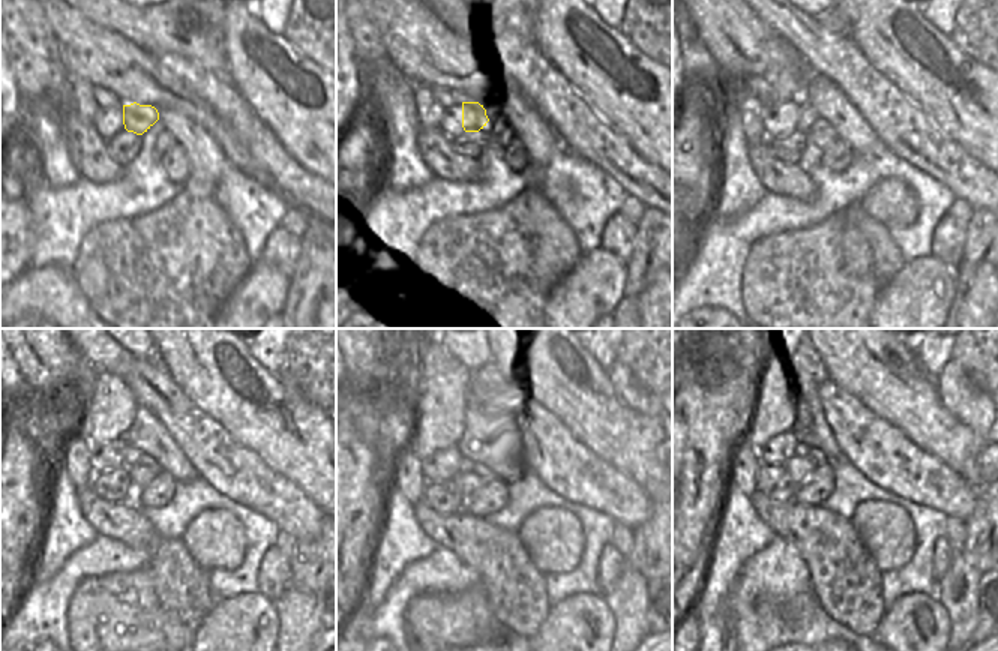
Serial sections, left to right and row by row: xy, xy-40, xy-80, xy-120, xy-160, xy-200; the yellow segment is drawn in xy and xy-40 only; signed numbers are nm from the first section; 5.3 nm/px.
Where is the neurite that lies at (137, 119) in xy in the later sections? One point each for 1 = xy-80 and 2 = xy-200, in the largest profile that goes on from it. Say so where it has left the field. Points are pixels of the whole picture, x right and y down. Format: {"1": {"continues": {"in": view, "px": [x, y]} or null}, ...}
{"1": {"continues": {"in": "xy-80", "px": [806, 114]}}, "2": {"continues": {"in": "xy-200", "px": [802, 450]}}}

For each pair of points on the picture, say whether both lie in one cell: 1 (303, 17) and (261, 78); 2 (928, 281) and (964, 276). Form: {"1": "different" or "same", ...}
{"1": "different", "2": "different"}

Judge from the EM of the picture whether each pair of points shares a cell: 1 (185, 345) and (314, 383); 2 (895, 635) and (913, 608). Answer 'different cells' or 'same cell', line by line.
1: different cells
2: same cell

